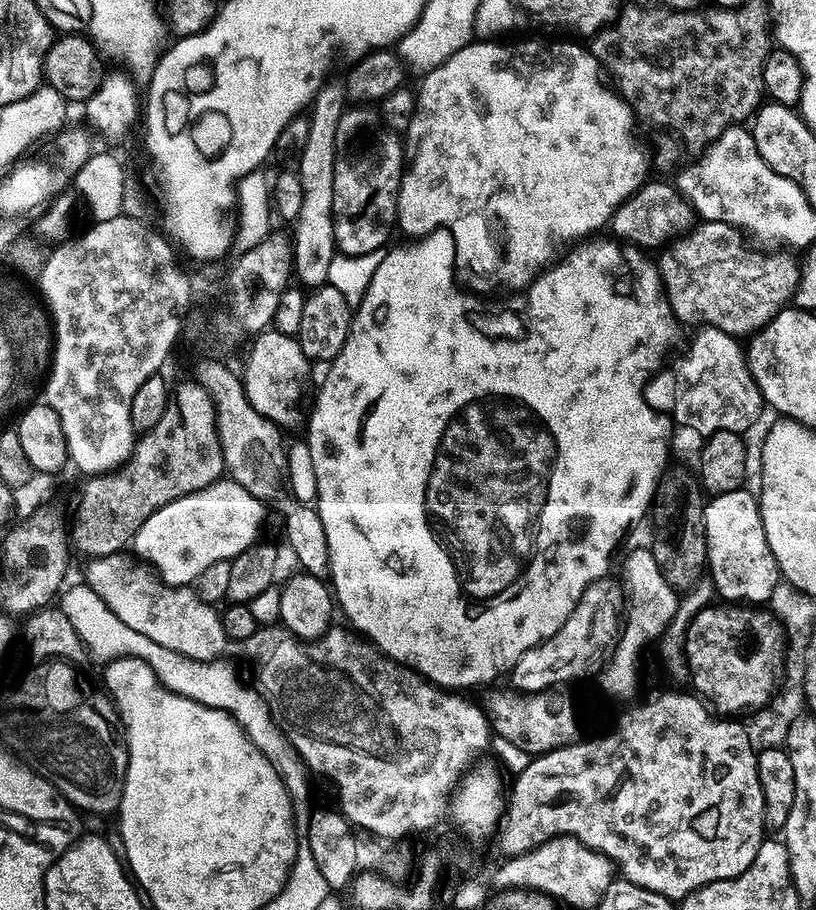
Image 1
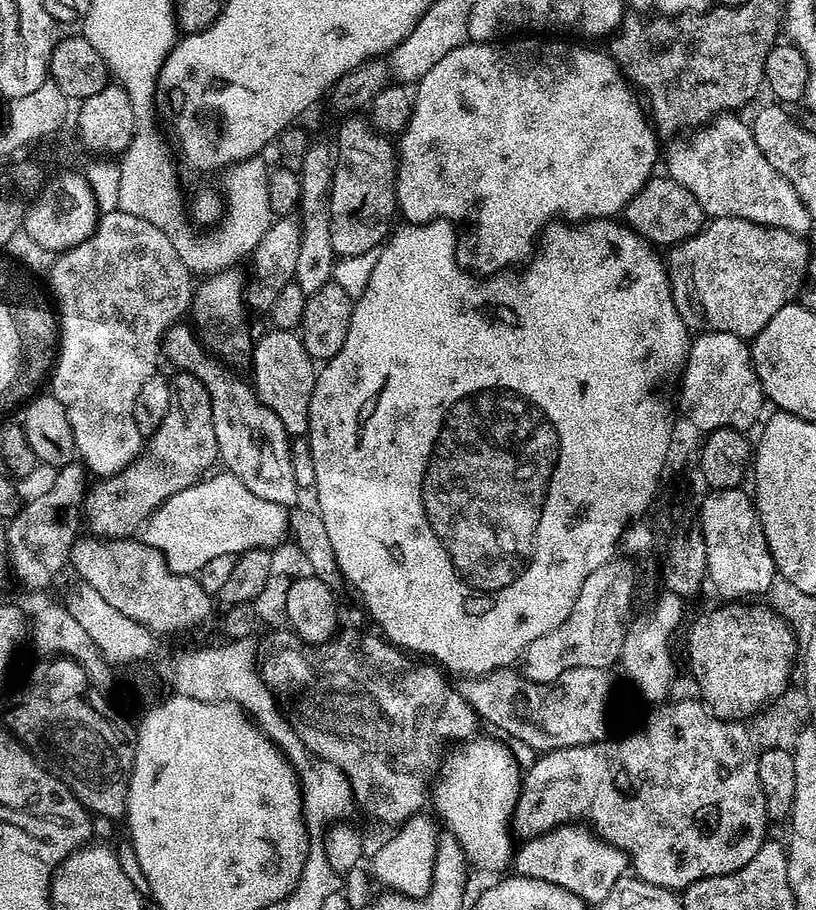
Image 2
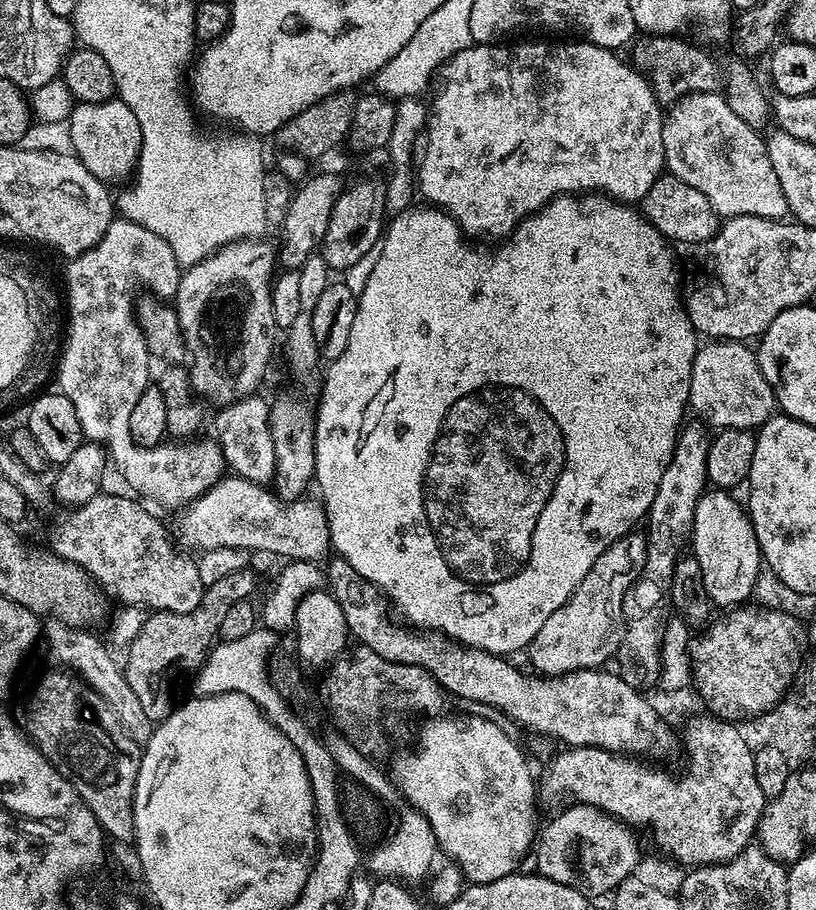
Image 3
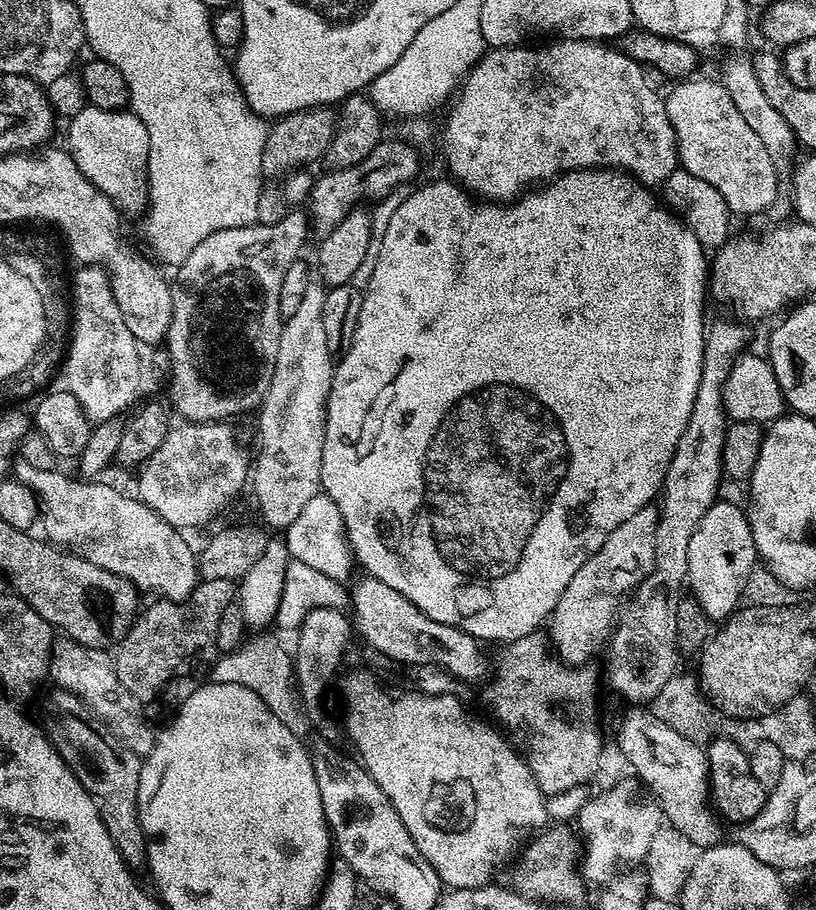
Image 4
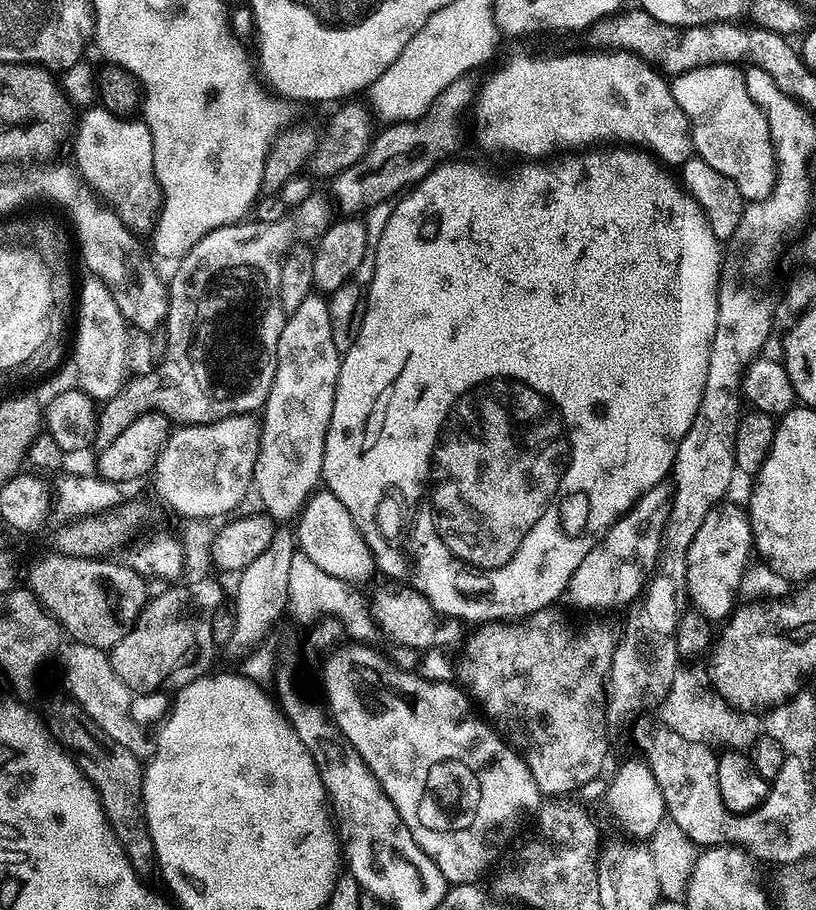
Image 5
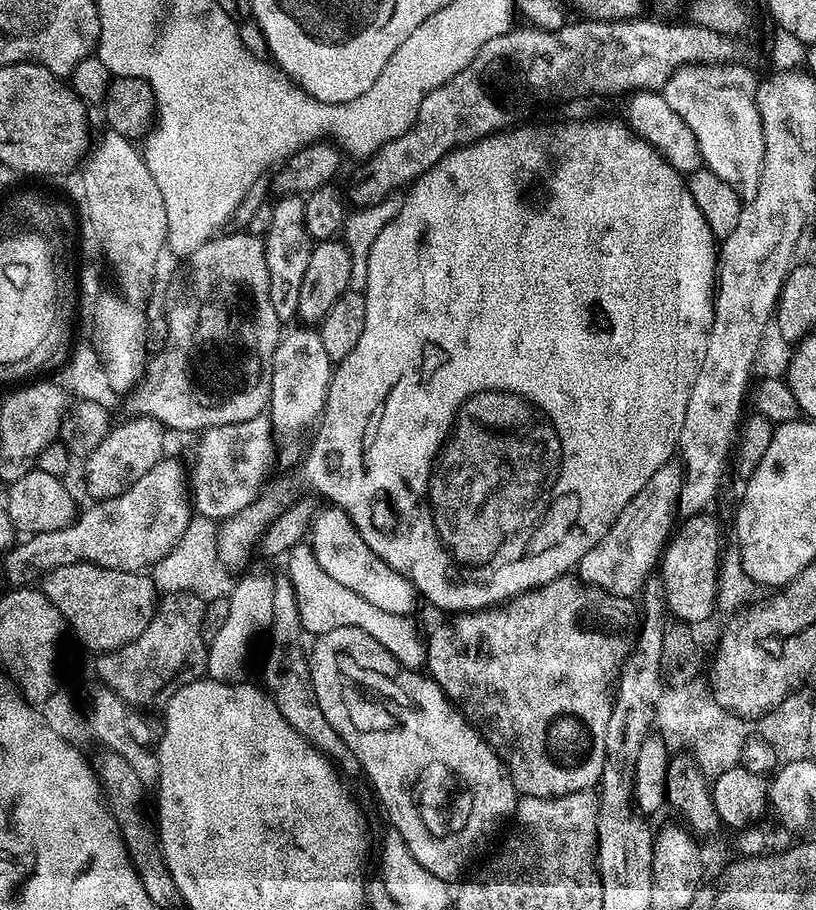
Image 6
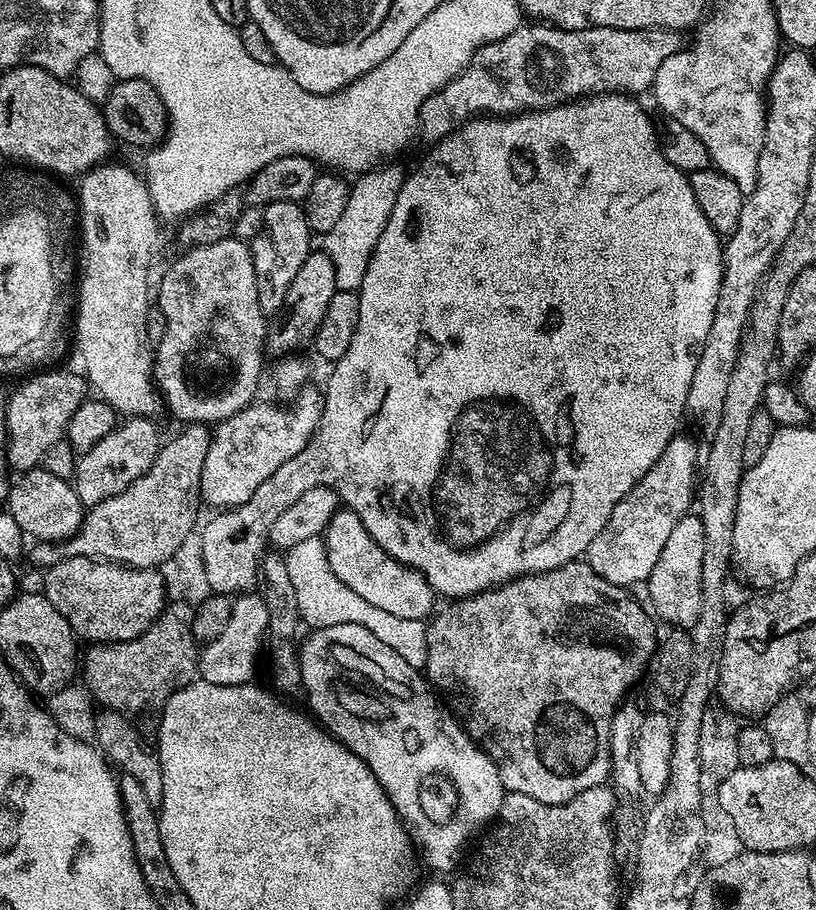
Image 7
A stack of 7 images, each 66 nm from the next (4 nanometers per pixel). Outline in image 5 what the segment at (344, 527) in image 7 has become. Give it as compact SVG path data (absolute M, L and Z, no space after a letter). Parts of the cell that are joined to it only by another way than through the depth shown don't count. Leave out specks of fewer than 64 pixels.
M320 490L312 494L299 513L299 520L300 525L295 525L294 528L294 535L298 541L299 551L304 552L306 558L310 558L310 562L314 562L314 566L318 566L318 570L326 570L326 574L334 574L334 578L342 578L347 584L357 586L363 585L363 580L370 579L372 572L375 573L377 571L372 551L366 546L366 542L358 530L356 521L350 518L346 506L342 506L342 502L338 502L338 498L334 498L332 492Z

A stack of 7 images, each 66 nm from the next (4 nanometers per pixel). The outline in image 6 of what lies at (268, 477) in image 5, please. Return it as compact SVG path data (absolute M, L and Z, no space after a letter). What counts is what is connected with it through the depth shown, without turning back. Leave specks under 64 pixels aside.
M300 326L304 328L296 328L288 333L288 331L281 337L279 343L276 344L275 352L272 355L271 361L268 367L268 377L269 377L269 407L268 407L268 417L272 423L273 433L280 439L280 437L286 439L284 441L279 441L277 447L277 463L282 464L284 466L292 466L294 465L300 458L303 457L304 454L304 446L303 443L300 444L298 439L301 438L302 434L309 428L309 430L319 421L320 416L323 415L324 411L324 404L328 397L328 386L331 380L331 373L332 373L332 361L329 358L329 355L326 354L325 346L322 345L322 340L320 333L317 329L314 329L310 326Z

